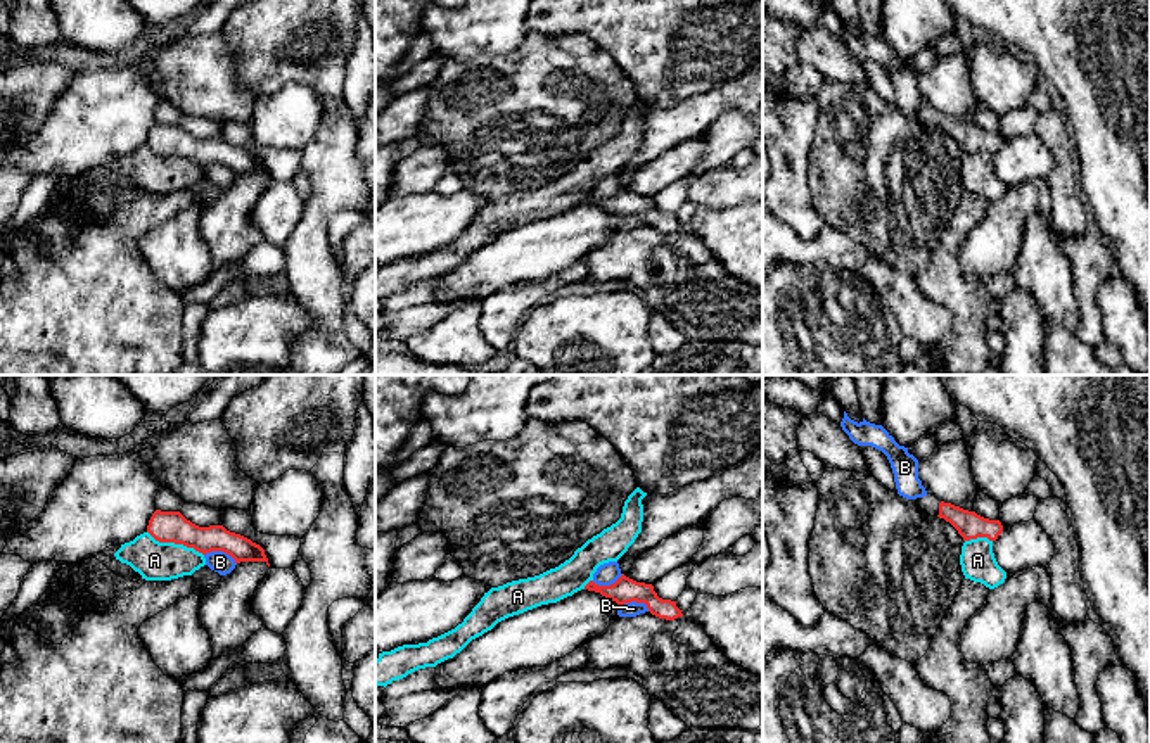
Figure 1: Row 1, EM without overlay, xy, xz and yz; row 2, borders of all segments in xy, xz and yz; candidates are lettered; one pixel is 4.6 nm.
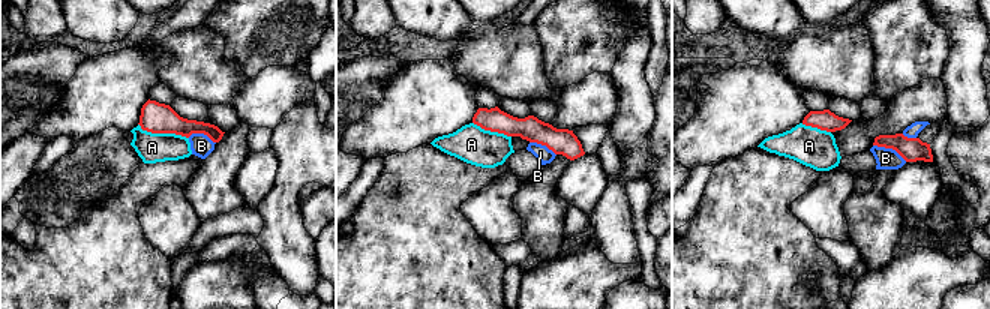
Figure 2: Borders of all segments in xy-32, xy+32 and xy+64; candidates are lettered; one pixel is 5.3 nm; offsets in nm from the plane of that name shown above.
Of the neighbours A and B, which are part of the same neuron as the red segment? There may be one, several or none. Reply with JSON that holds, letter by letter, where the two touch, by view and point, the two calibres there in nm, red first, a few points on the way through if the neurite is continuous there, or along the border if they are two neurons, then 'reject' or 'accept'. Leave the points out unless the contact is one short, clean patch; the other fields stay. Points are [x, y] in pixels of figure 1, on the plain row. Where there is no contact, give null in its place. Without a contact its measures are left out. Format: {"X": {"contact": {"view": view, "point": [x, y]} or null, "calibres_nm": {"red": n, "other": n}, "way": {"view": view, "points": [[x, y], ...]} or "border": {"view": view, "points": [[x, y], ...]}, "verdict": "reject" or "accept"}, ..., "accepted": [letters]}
{"A": {"contact": {"view": "xy", "point": [175, 156]}, "calibres_nm": {"red": 140, "other": 180}, "verdict": "reject"}, "B": {"contact": {"view": "xy", "point": [222, 163]}, "calibres_nm": {"red": 140, "other": 100}, "verdict": "reject"}, "accepted": []}

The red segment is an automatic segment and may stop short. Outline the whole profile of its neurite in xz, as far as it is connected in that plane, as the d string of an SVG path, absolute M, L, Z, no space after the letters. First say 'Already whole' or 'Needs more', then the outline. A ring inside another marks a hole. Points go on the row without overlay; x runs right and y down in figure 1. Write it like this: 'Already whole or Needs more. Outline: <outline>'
Already whole. Outline: M624 187L610 199L598 199L590 194L585 202L600 206L621 219L631 214L645 216L648 225L659 232L674 233L683 230L676 214L659 211L652 197L636 195Z

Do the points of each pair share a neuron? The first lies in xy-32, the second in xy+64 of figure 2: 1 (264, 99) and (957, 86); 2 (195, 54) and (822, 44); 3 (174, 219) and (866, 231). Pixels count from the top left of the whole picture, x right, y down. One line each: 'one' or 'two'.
1: two
2: one
3: two

